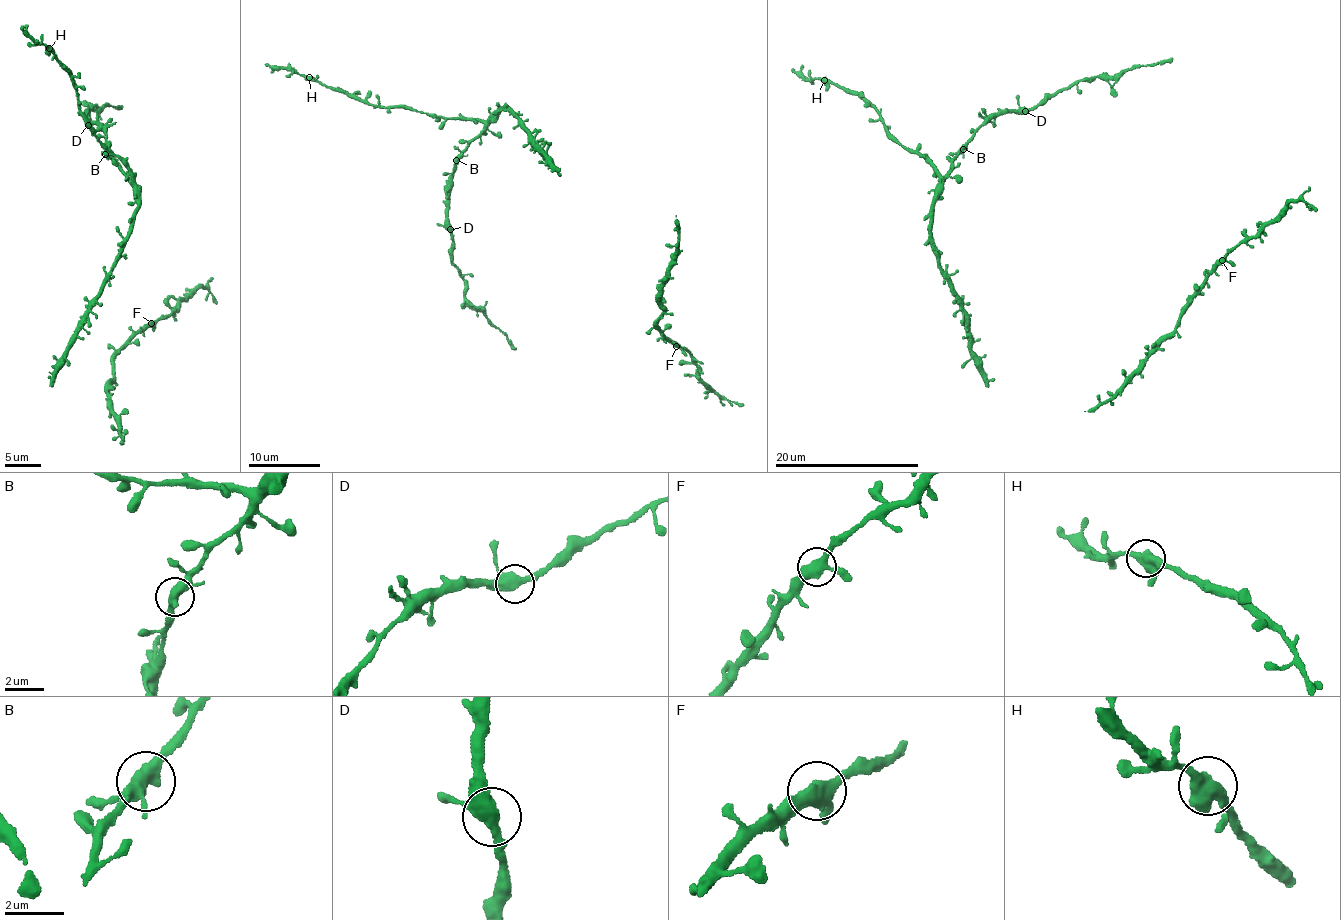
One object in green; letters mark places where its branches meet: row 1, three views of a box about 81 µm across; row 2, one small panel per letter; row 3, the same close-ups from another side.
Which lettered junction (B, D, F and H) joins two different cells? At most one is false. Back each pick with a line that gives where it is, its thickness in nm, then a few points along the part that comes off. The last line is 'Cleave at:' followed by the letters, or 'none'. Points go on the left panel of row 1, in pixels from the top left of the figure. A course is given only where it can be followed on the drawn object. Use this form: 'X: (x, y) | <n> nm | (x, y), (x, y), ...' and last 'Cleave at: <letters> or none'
Cleave at: none

